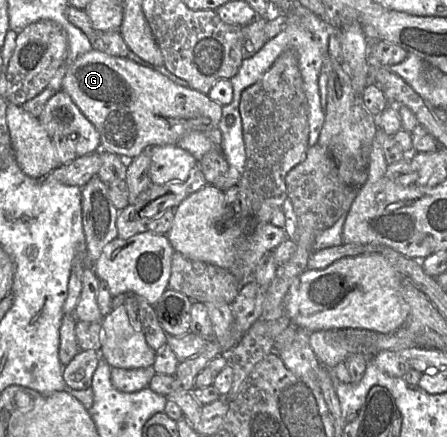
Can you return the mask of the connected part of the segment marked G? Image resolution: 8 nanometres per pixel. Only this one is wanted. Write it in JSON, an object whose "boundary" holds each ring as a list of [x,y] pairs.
{"boundary":[[[95,49],[78,56],[68,66],[61,87],[97,129],[100,149],[113,152],[125,160],[130,160],[153,146],[177,145],[178,141],[191,131],[205,132],[217,128],[221,118],[222,105],[206,94],[176,84],[158,71],[127,57],[110,56]]]}

